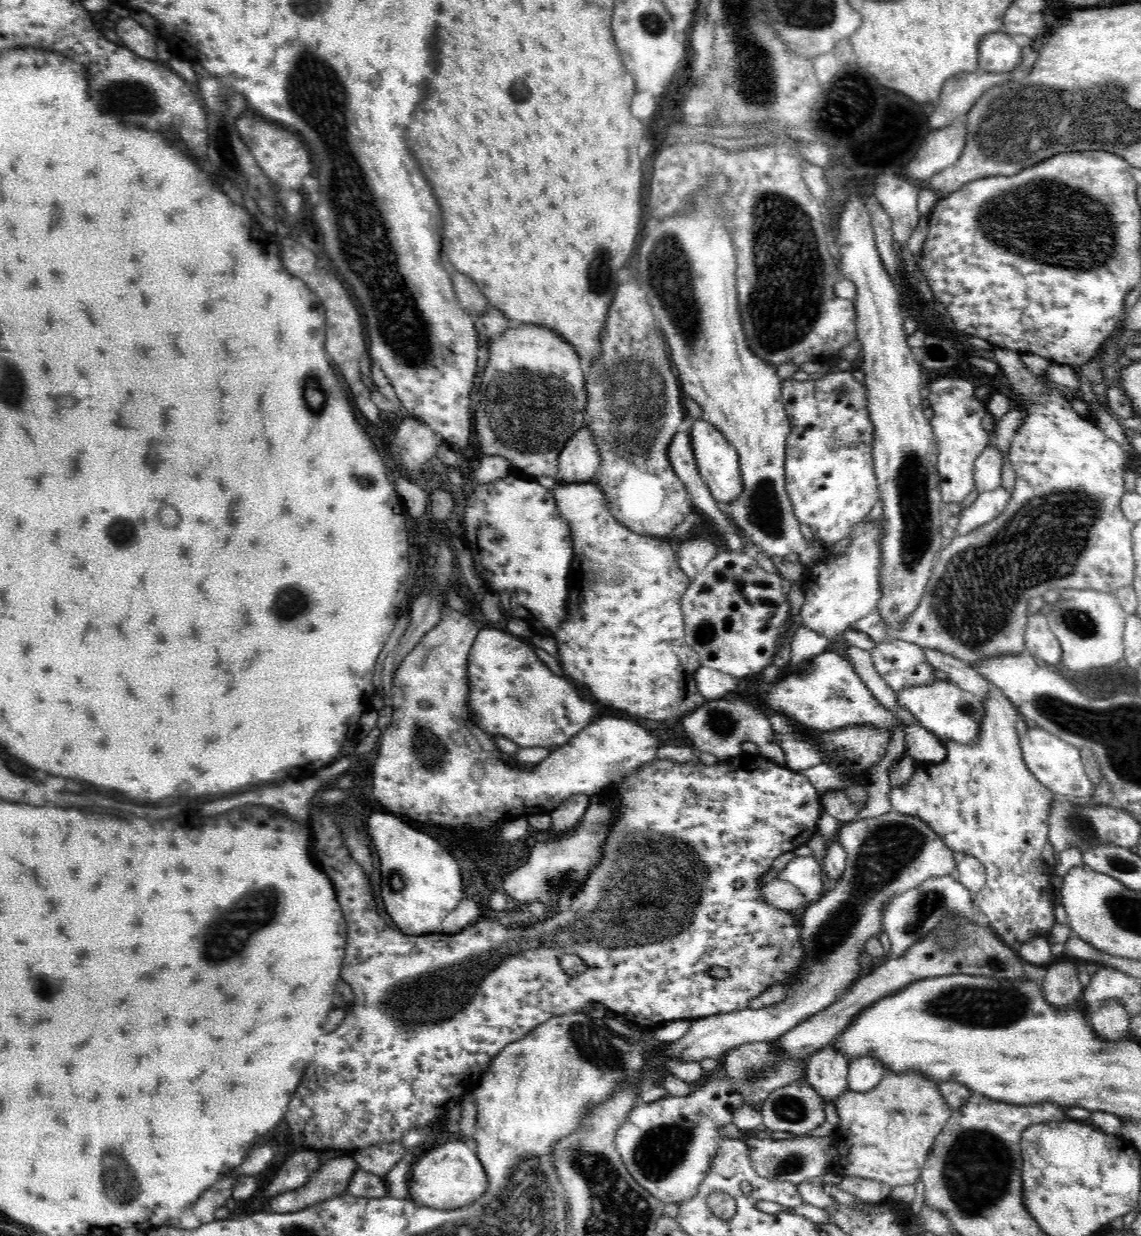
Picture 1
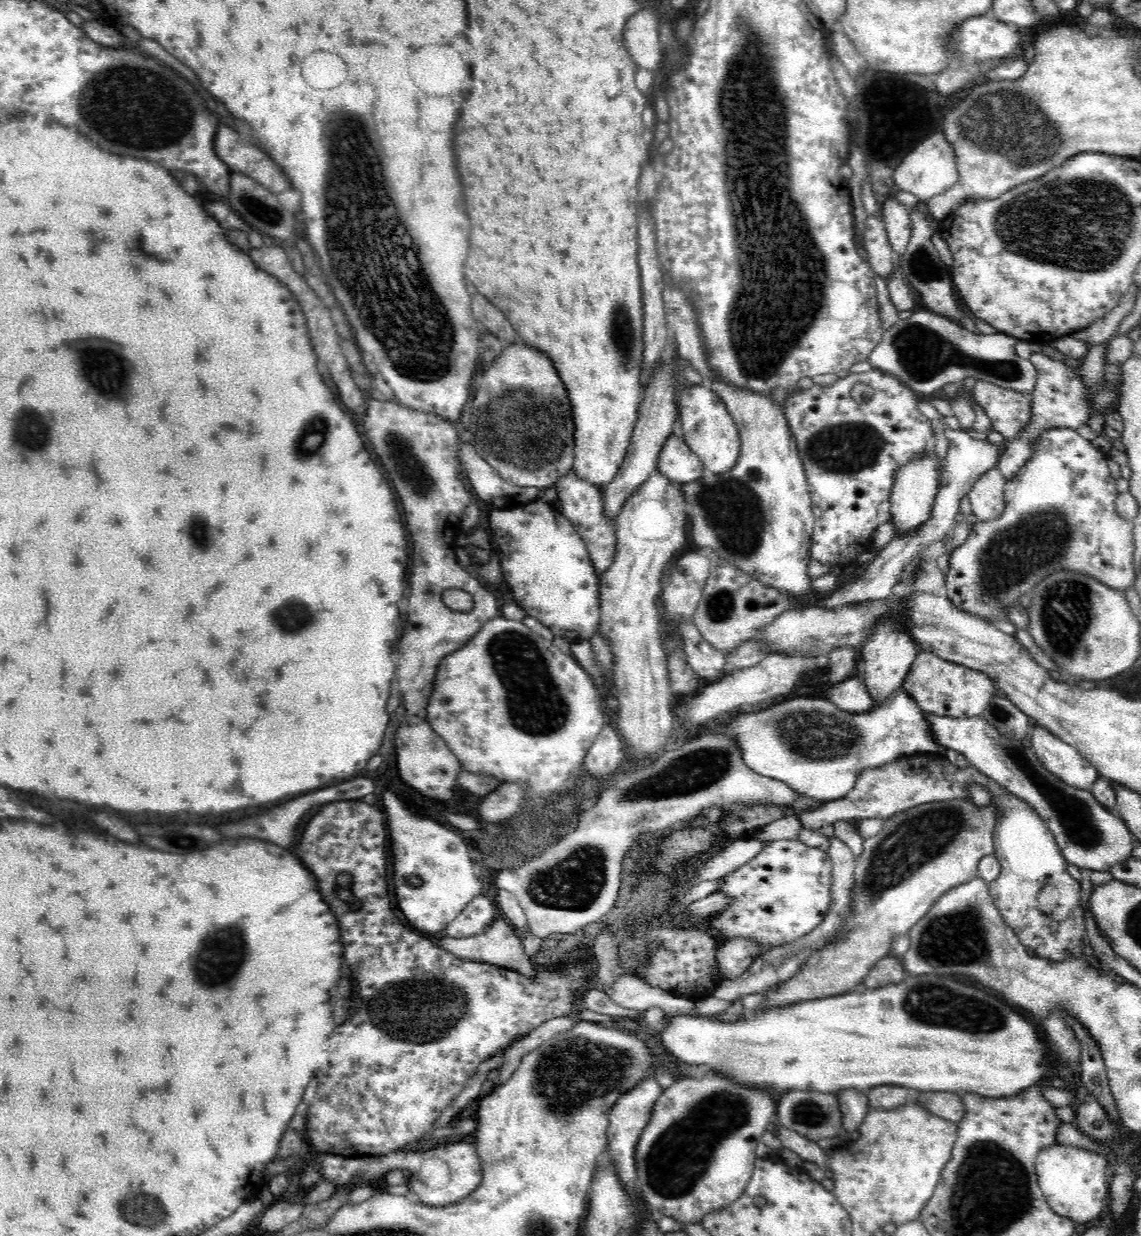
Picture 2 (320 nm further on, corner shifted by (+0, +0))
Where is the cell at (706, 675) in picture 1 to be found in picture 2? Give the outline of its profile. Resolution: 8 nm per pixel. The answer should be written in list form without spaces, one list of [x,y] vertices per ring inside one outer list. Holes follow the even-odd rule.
[[[683,621],[680,635],[684,640],[688,664],[694,669],[702,685],[720,681],[726,675],[724,672],[726,655],[714,649],[693,623]]]

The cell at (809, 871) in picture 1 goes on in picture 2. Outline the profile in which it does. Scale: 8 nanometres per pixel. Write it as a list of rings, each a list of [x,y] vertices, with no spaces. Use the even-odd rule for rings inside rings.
[[[800,839],[765,841],[762,850],[746,864],[718,879],[717,892],[724,892],[734,902],[730,902],[708,922],[711,935],[717,937],[720,946],[735,947],[740,938],[753,940],[759,944],[759,954],[764,954],[776,946],[784,946],[800,940],[804,934],[818,928],[828,916],[832,903],[832,860],[828,851],[811,847]]]

